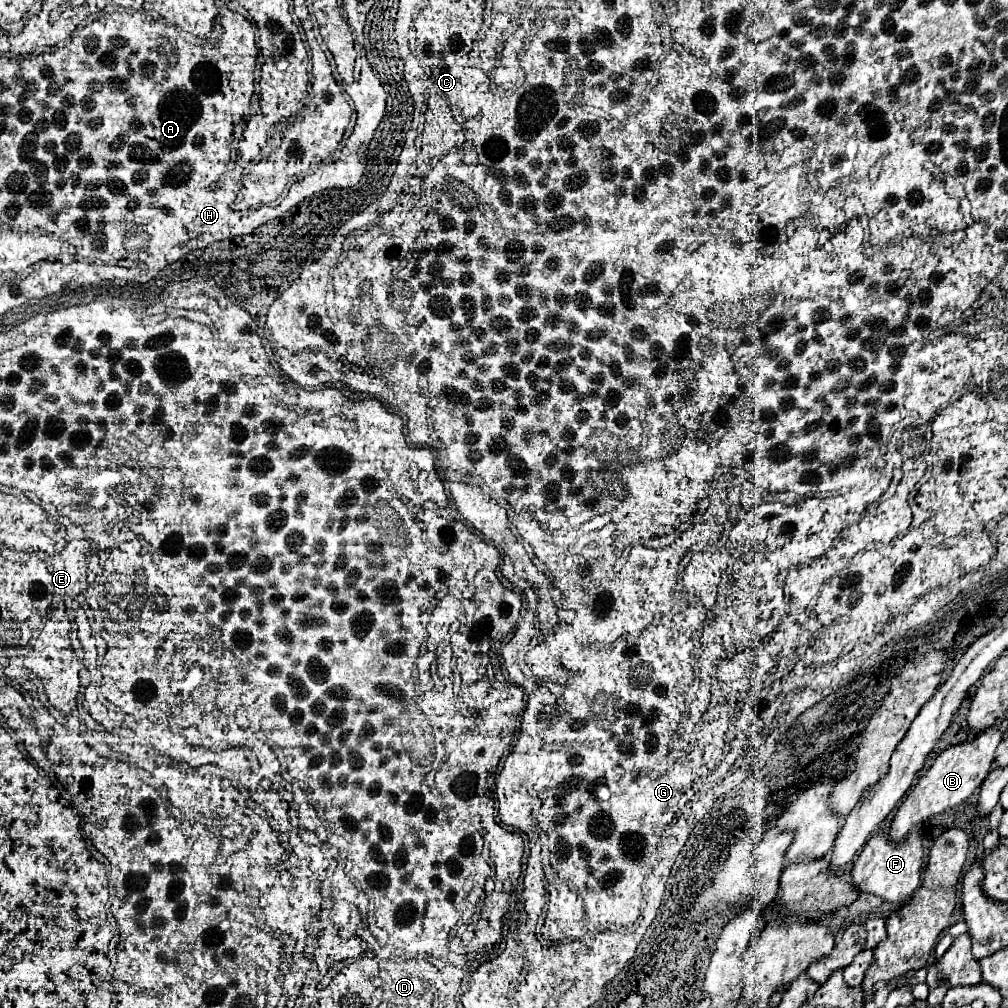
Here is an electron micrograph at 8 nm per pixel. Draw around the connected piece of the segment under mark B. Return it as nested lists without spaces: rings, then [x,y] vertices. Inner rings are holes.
[[[998,725],[988,727],[986,731],[982,731],[980,735],[976,735],[972,741],[964,741],[958,745],[948,747],[946,751],[942,751],[932,767],[926,771],[924,777],[918,779],[918,783],[908,791],[906,799],[902,801],[900,809],[896,811],[896,817],[892,821],[892,831],[890,831],[890,839],[892,841],[902,841],[910,829],[918,823],[922,823],[924,819],[942,813],[944,809],[950,809],[954,805],[964,803],[986,779],[986,775],[990,773],[990,767],[994,763],[994,753],[996,747],[1002,741],[1002,733]]]

